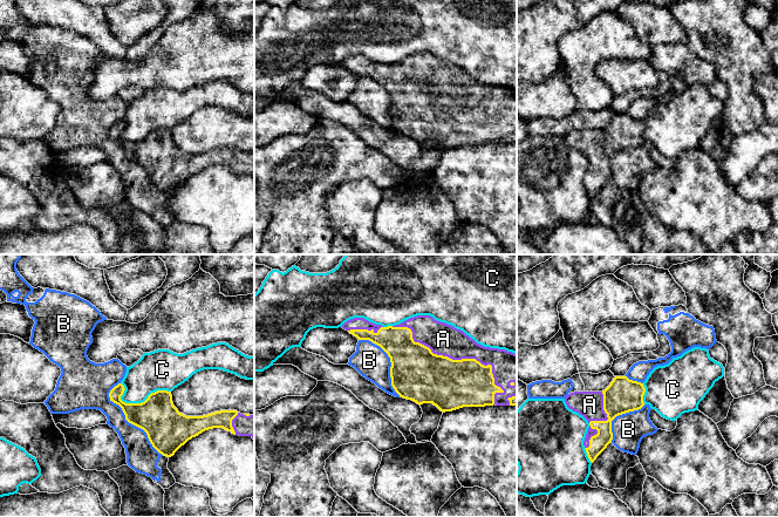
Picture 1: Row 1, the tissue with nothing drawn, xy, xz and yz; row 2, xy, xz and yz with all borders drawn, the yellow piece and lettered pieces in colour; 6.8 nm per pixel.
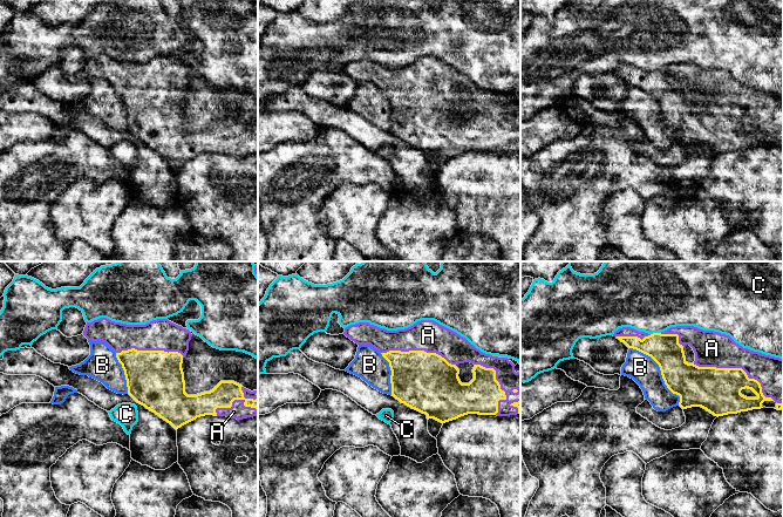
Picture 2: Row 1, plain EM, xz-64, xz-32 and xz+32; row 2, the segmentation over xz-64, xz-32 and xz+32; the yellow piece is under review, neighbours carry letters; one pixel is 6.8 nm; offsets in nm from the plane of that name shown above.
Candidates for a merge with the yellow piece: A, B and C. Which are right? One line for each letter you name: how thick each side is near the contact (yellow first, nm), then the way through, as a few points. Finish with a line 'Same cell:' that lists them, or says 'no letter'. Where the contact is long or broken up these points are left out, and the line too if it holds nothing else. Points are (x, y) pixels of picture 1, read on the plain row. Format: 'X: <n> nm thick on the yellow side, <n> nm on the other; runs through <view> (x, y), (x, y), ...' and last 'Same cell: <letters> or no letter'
A: 360 nm thick on the yellow side, 220 nm on the other
Same cell: A

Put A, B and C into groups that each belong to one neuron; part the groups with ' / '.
A / B / C

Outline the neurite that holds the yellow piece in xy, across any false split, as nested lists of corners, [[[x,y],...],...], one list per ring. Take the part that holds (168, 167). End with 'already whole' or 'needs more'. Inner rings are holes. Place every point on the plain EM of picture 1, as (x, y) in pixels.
[[[122,121],[115,123],[109,130],[110,138],[122,145],[129,161],[146,170],[152,184],[163,193],[173,193],[189,177],[213,165],[254,177],[254,151],[220,148],[203,154],[186,154],[173,143],[171,129],[157,128],[142,141],[125,141],[121,137],[124,128]]] | needs more

